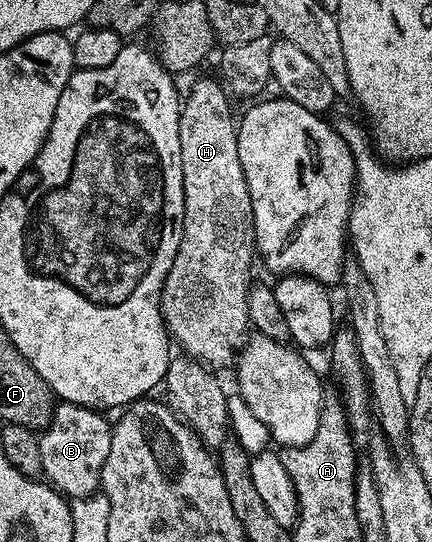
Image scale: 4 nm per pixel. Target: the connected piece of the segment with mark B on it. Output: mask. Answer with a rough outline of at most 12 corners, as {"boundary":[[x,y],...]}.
{"boundary":[[60,401],[38,437],[44,477],[94,495],[113,431],[96,409]]}

